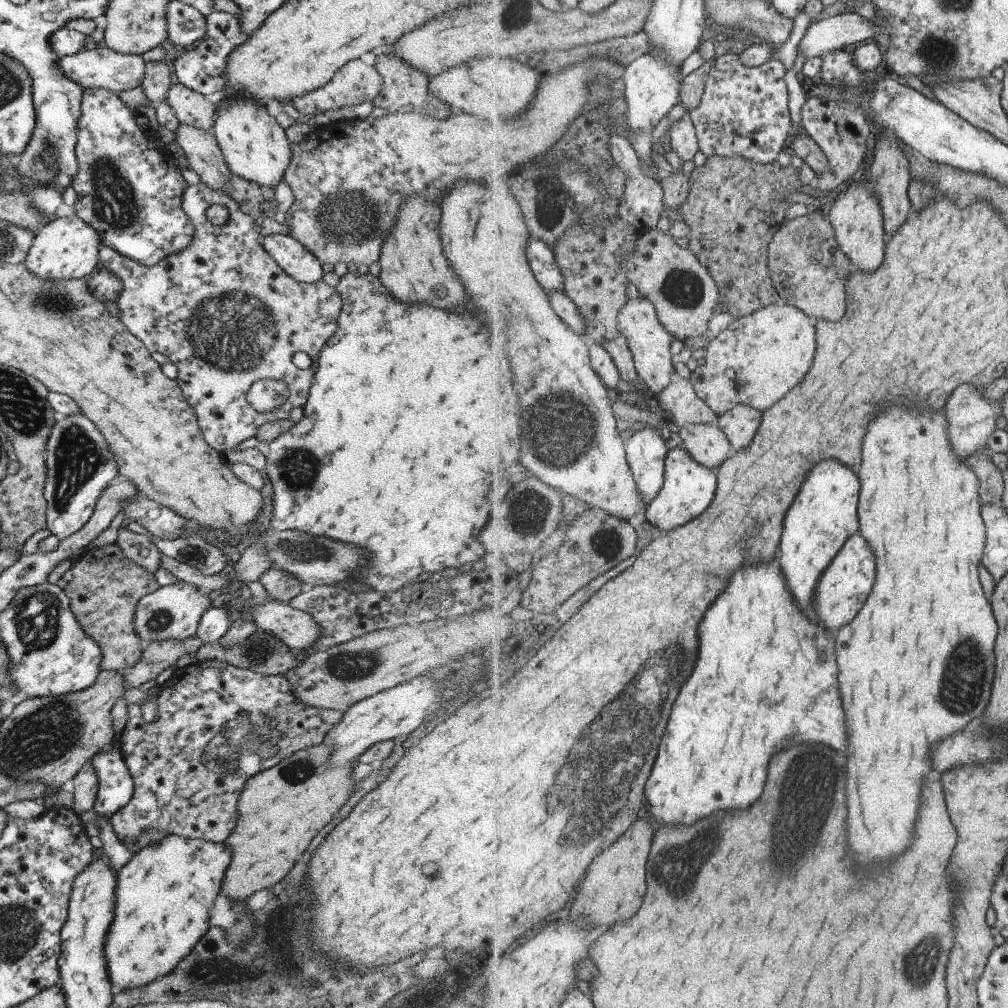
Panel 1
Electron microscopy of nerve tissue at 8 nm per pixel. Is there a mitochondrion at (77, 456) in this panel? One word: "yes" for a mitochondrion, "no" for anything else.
yes

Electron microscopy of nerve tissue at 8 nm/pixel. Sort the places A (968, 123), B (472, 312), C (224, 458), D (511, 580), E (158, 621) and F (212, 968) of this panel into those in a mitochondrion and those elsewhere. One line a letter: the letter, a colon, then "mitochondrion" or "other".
A: other
B: other
C: other
D: other
E: mitochondrion
F: mitochondrion

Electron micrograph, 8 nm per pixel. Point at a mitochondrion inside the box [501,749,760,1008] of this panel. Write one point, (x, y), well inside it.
(687, 856)

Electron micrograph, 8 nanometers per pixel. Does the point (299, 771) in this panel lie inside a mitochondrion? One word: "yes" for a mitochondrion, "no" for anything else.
yes

